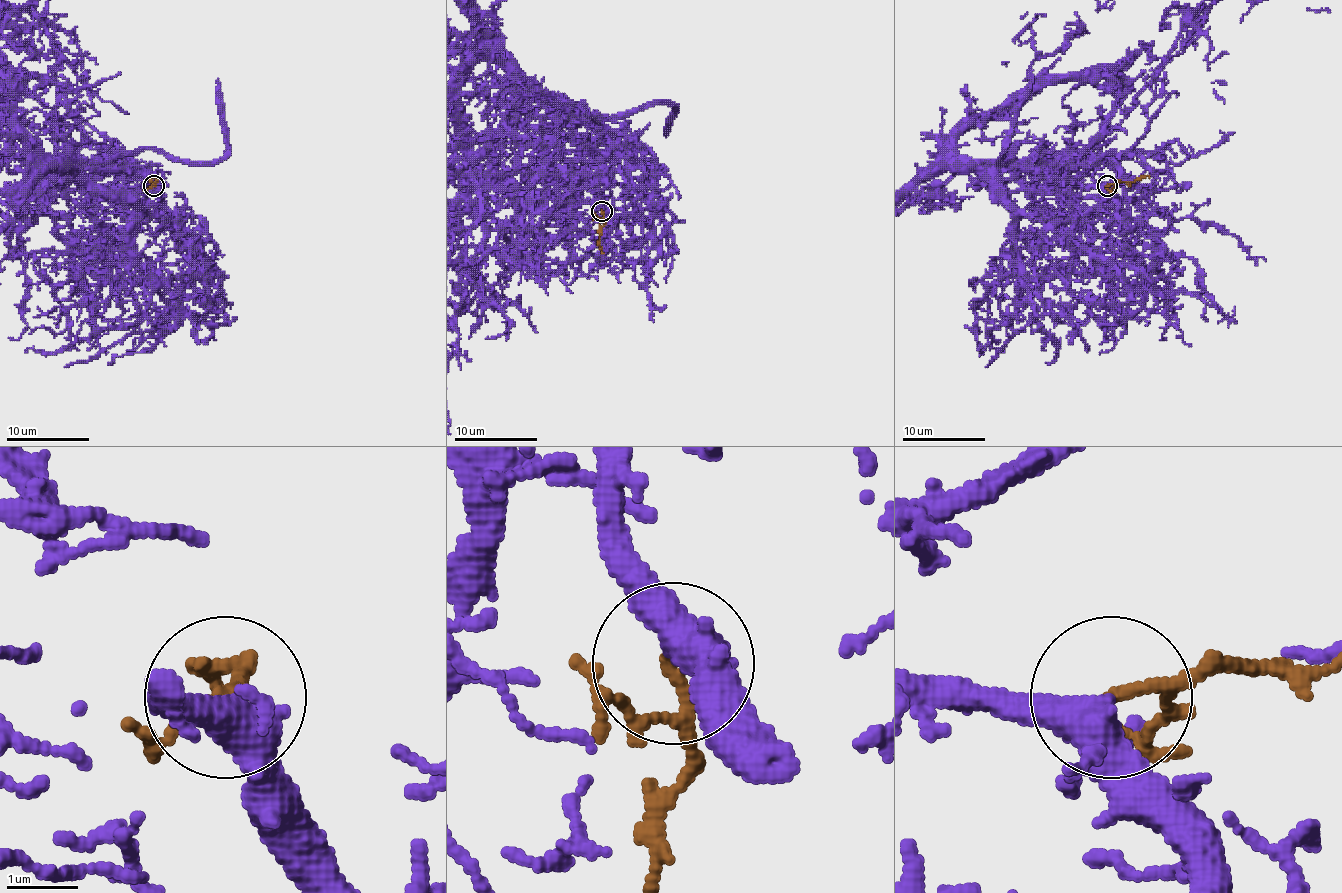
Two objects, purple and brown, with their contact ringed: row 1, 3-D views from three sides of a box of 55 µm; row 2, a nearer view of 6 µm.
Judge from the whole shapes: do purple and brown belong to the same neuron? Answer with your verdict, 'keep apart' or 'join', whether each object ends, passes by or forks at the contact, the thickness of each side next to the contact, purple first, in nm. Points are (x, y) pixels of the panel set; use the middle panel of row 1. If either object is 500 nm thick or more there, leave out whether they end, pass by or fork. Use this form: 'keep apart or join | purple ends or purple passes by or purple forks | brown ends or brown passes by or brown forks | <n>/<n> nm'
join | purple passes by | brown passes by | 440/130 nm

